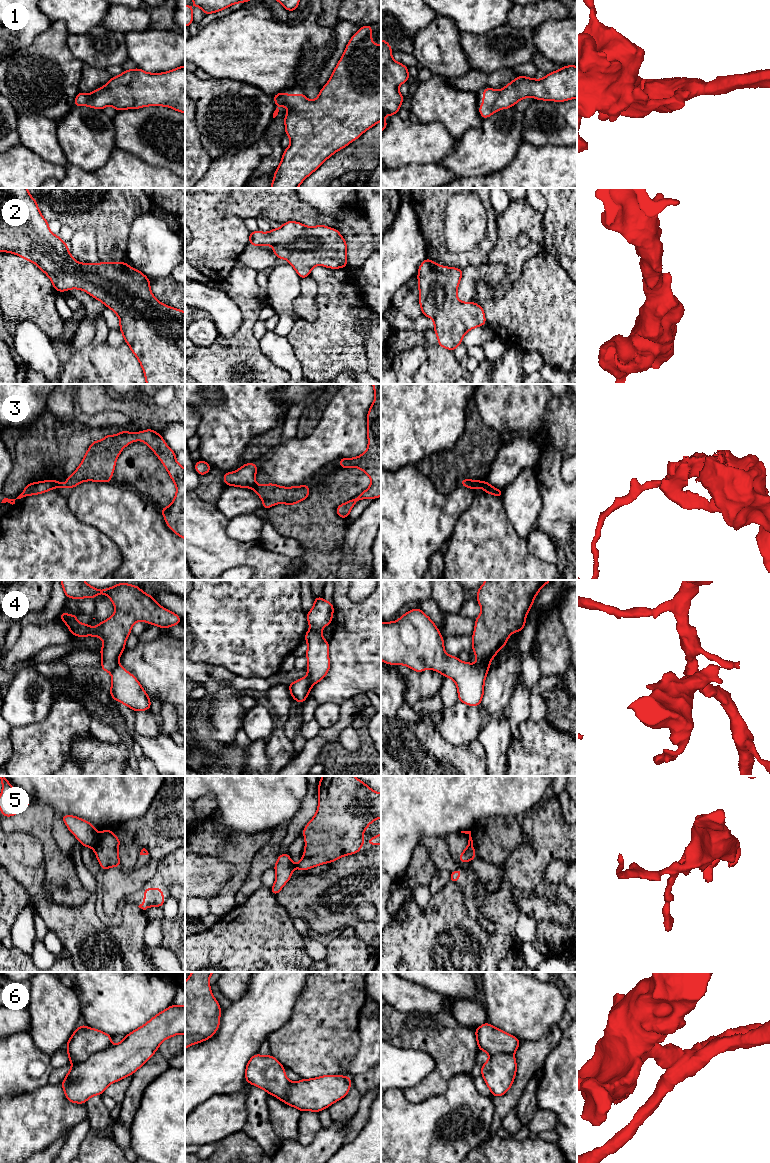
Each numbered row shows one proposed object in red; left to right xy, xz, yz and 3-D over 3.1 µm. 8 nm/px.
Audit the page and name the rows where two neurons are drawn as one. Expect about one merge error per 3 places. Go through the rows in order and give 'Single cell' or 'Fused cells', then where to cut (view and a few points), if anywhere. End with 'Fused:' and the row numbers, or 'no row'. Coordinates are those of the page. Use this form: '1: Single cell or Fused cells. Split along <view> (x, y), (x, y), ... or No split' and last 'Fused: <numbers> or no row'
1: Single cell. No split
2: Single cell. No split
3: Fused cells. Split along xy (58, 481), (59, 484)
4: Fused cells. Split along yz (477, 663), (488, 670)
5: Fused cells. Split along xy (98, 837), (98, 840), (92, 847)
6: Fused cells. Split along xy (110, 1045), (92, 1053), (86, 1059), (74, 1065)
Fused: 3, 4, 5, 6

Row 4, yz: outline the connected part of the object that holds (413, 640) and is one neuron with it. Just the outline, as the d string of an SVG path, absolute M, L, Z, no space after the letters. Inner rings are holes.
M419 608L409 610L397 621L381 622L381 660L406 665L419 673L425 669L440 672L454 680L458 701L480 706L488 670L447 655L440 631Z

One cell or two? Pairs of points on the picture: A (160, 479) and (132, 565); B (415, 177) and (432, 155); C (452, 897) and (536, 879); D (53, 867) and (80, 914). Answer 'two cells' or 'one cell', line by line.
A: two cells
B: two cells
C: two cells
D: two cells

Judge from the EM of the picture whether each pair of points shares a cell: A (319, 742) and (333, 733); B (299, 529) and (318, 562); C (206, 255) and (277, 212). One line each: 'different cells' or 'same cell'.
A: same cell
B: same cell
C: different cells

